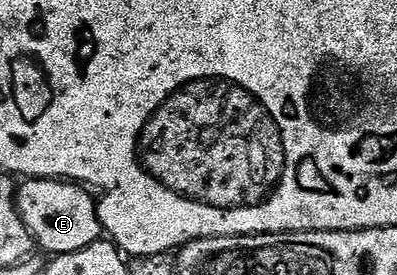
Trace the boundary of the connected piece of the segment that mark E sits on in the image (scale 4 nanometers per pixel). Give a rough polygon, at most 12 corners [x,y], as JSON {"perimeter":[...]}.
{"perimeter":[[52,177],[17,186],[20,219],[46,255],[103,236],[81,184]]}

